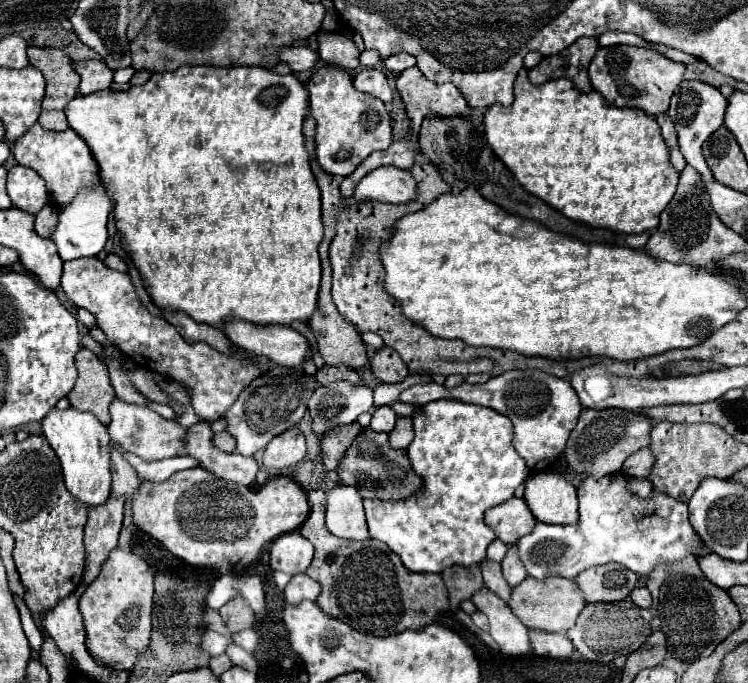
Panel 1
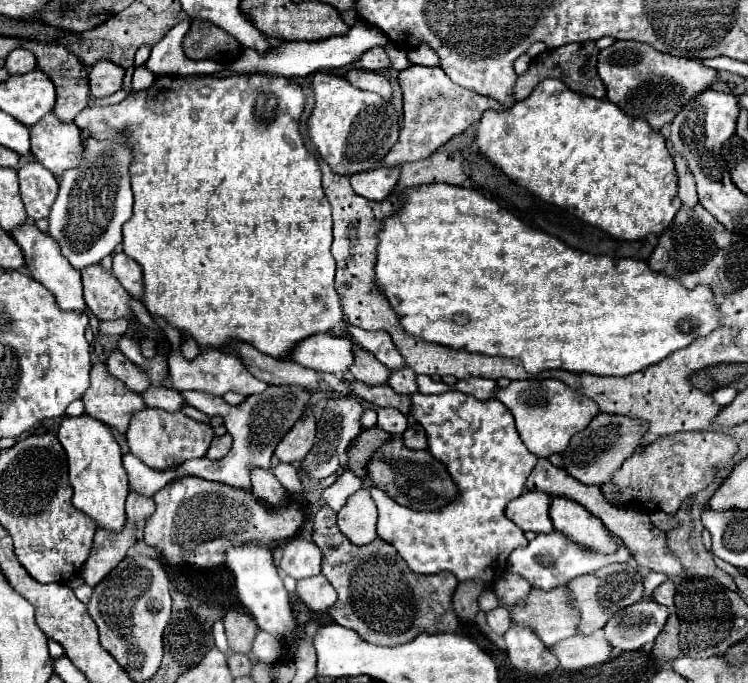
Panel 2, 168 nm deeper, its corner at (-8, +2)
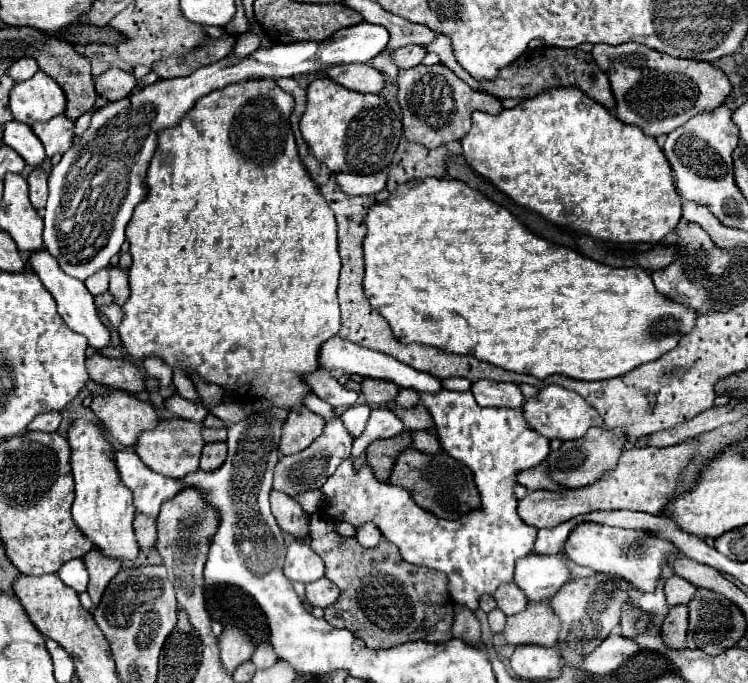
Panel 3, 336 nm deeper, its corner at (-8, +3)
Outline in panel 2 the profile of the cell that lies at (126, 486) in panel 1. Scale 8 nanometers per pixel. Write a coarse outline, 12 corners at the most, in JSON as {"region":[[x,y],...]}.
{"region":[[130,491],[126,517],[138,525],[154,513],[154,501]]}

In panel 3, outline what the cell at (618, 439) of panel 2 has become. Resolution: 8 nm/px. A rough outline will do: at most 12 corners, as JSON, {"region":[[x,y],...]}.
{"region":[[590,428],[548,454],[550,478],[582,488],[618,466],[624,428]]}

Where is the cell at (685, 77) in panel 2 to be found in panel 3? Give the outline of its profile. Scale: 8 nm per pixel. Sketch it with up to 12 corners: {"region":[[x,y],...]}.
{"region":[[596,44],[614,114],[652,138],[732,90],[710,62]]}

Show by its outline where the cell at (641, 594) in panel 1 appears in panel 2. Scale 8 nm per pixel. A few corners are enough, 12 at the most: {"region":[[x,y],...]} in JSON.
{"region":[[664,581],[654,591],[654,601],[674,607],[676,585]]}

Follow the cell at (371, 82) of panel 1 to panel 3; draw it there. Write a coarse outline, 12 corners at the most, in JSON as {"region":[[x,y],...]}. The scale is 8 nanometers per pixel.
{"region":[[370,64],[326,68],[326,76],[356,92],[380,94],[384,76]]}

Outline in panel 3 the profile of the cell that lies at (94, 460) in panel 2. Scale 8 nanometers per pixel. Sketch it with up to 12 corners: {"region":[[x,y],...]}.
{"region":[[92,420],[68,430],[72,518],[112,558],[136,558],[134,506]]}

